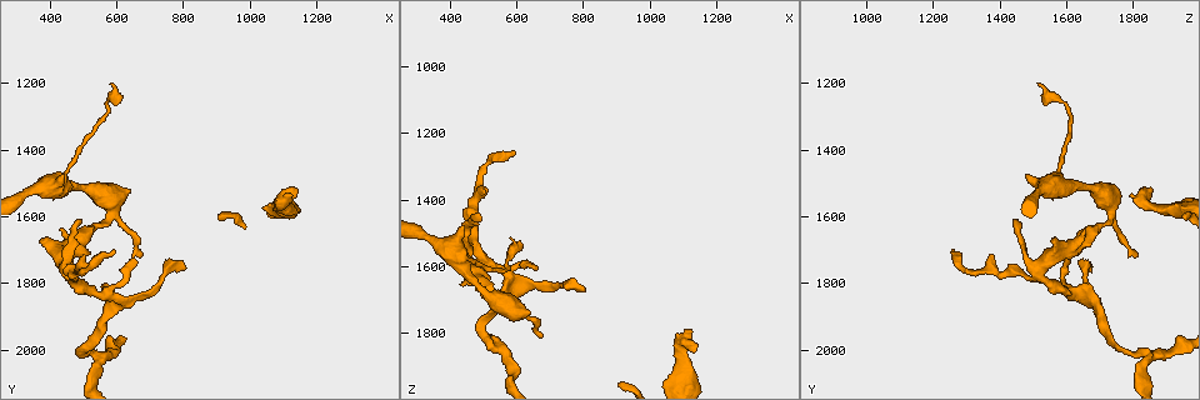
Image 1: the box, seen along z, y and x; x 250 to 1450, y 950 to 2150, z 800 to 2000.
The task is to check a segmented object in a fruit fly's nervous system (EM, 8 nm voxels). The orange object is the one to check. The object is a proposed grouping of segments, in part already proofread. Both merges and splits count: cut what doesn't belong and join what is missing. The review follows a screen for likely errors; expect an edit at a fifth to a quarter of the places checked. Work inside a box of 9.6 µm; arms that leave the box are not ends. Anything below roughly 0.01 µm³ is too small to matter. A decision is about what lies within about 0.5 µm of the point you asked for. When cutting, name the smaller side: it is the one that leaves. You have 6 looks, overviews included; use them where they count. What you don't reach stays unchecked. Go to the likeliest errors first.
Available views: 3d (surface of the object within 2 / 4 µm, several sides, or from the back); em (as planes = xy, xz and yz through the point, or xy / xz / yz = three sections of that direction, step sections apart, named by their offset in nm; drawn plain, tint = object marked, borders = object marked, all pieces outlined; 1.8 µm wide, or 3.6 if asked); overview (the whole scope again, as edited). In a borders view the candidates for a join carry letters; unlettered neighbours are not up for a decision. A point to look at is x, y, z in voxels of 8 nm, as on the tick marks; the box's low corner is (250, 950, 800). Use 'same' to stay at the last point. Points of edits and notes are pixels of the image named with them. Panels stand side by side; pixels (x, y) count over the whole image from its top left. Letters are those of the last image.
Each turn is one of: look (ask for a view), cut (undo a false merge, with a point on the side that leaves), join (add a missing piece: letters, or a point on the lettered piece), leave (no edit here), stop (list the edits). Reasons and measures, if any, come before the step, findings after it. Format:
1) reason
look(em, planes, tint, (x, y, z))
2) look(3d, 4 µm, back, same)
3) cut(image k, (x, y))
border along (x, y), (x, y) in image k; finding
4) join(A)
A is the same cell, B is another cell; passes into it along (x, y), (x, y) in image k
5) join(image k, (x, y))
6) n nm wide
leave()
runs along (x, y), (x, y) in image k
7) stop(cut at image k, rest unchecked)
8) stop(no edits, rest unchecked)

abrupt turn
look(3d, 2 µm, (440, 1510, 1610))

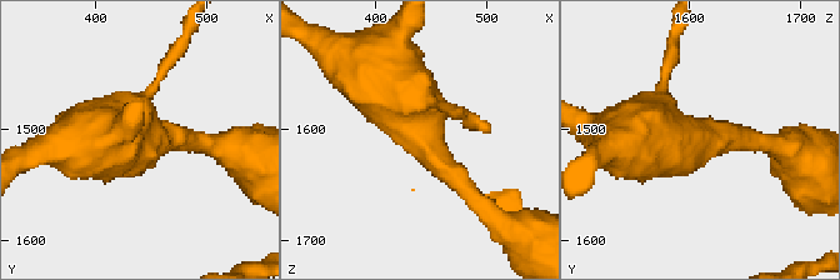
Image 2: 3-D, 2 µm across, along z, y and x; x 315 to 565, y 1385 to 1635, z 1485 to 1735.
3 arms; need the tissue
look(em, yz, step 8, tint, (446, 1510, 1602))

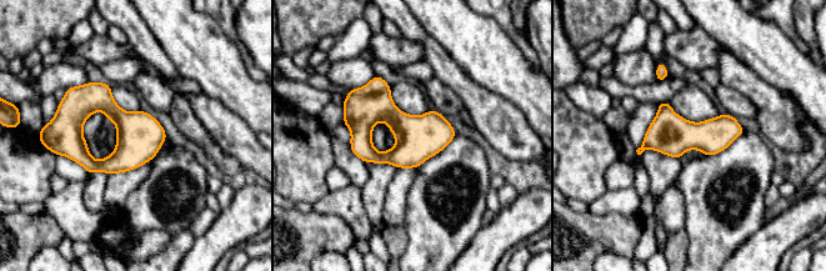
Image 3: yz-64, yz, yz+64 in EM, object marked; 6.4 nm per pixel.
another direction
look(em, planes, borders, same)

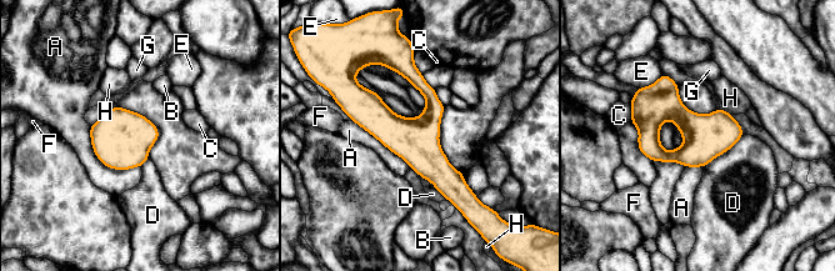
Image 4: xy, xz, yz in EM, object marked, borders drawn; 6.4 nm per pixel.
leave()
A, B, C, D, E, F, G and H are other cells; runs along (406, 60), (430, 95), (430, 162), (454, 200) in image 4; all the same neuron

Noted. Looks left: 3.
an open end
look(em, 3.6 µm, planes, borders, (1130, 1520, 1860))

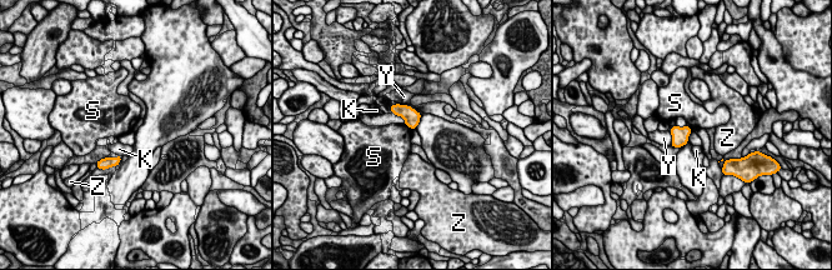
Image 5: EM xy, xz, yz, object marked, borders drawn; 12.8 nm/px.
190 nm wide
leave()
K, S, Y and Z are other cells; border along (404, 124), (412, 129) in image 5; no lettered piece goes on from it

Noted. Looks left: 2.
four-way junction
look(em, xz, step 8, tint, (590, 1840, 1630))

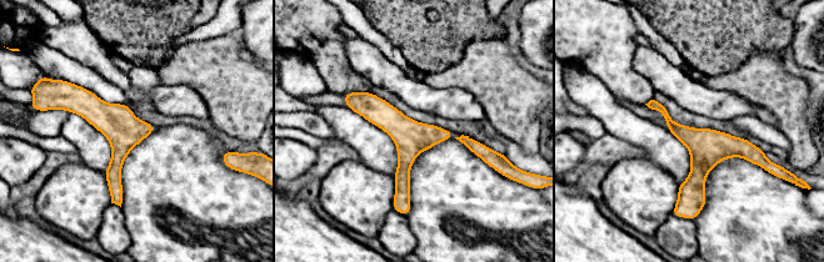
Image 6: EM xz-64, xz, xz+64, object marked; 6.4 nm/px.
look(em, planes, borders, same)

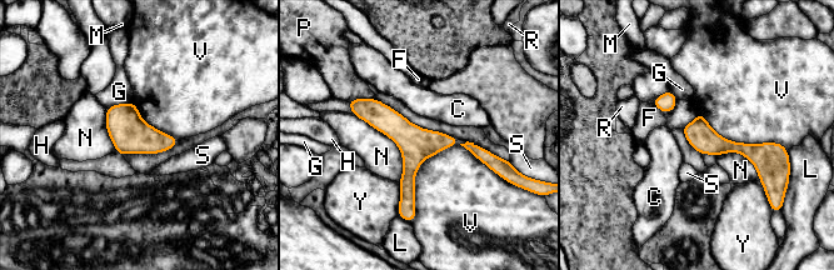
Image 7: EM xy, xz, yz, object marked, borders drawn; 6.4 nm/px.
180 nm wide; V touches over 650 nm
leave()
C, F, G, H, L, M, N, P, R, S, V and Y are other cells; one neuron here

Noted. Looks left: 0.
stop(no edits, rest unchecked)

